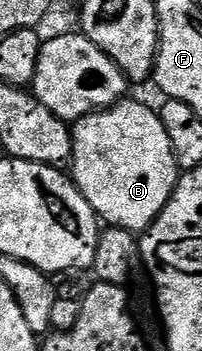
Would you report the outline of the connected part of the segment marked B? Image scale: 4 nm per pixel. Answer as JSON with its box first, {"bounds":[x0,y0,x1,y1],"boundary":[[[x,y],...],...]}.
{"bounds":[71,100,179,232],"boundary":[[[122,100],[72,123],[71,177],[102,223],[144,232],[173,194],[179,167],[156,109]]]}

